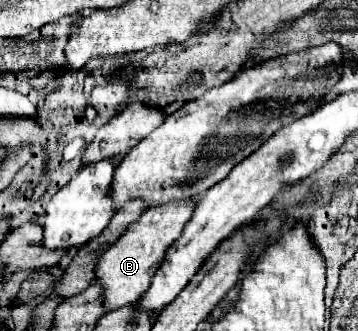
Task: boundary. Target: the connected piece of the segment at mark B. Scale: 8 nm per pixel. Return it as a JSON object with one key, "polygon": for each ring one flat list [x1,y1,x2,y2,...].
{"polygon":[[189,200,183,204,165,204,163,208,147,208,133,224,127,226,123,236,117,238,99,258,95,266,95,280,101,284,101,296,105,312,119,310,123,306,133,304,151,284,151,276,155,268,163,262,163,252,169,244,175,242,175,236,183,230,183,224,191,218,191,208,195,208,197,200]]}

